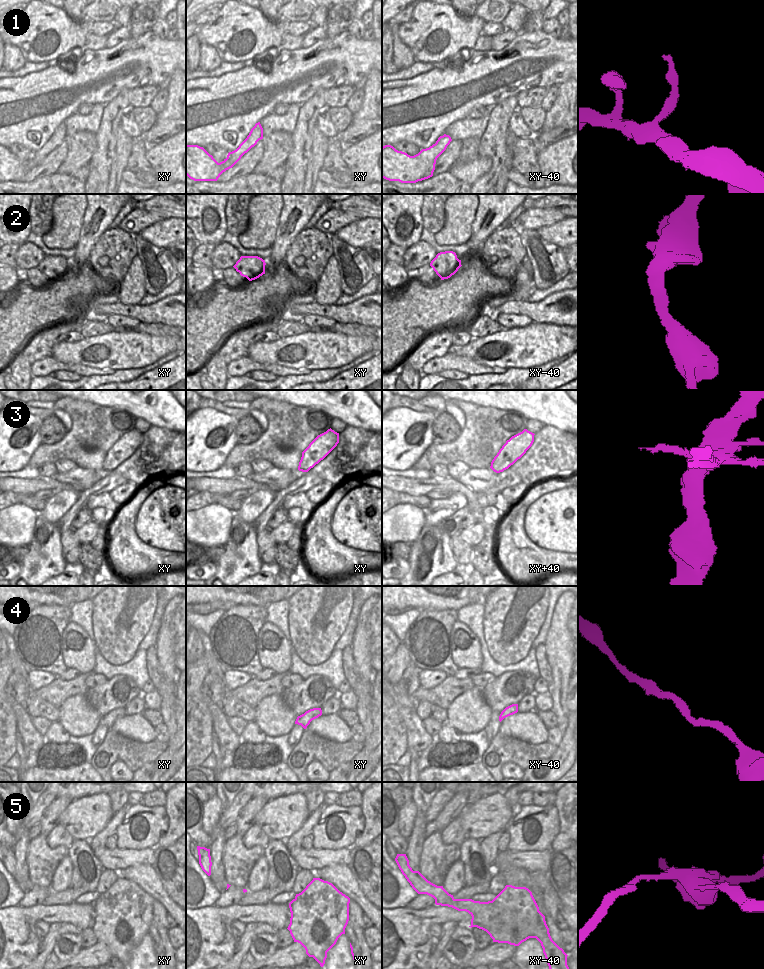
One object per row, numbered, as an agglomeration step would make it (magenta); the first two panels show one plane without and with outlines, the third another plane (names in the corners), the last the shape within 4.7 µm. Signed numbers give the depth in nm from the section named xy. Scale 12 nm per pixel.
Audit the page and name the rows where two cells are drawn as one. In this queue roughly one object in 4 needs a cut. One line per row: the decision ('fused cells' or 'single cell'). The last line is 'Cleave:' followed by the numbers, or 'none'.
1: fused cells
2: single cell
3: single cell
4: single cell
5: fused cells
Cleave: 1, 5

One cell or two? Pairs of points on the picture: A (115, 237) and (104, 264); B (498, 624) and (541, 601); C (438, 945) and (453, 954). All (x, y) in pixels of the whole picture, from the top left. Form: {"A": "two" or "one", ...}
{"A": "one", "B": "one", "C": "two"}

